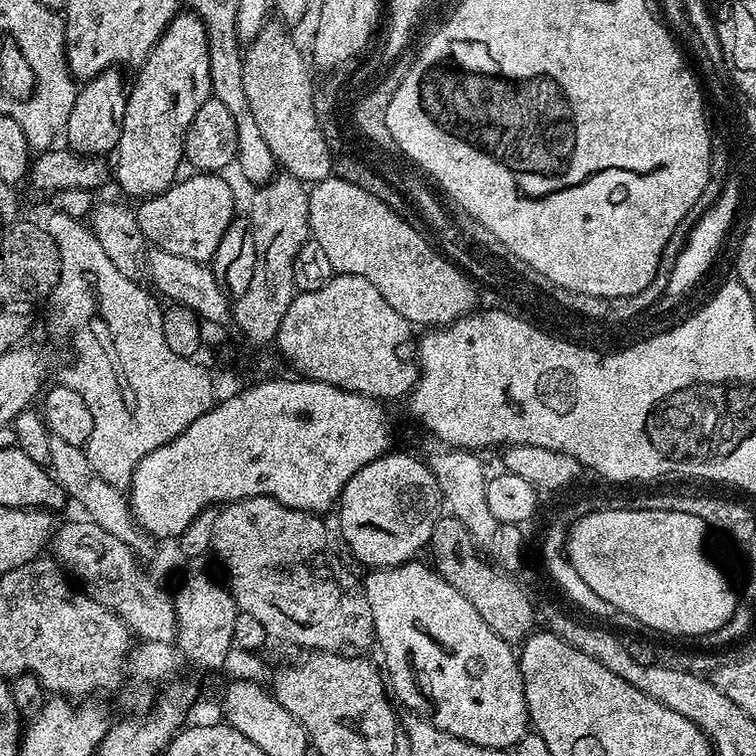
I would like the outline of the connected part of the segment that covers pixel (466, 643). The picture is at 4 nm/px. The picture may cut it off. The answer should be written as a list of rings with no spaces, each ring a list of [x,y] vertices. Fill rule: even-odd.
[[[420,562],[396,564],[393,568],[374,568],[367,573],[369,576],[363,577],[362,580],[366,602],[370,602],[370,614],[374,618],[375,643],[378,648],[380,644],[380,652],[384,655],[382,668],[386,673],[391,695],[397,701],[400,699],[406,707],[412,708],[408,710],[427,718],[435,728],[450,733],[454,738],[462,738],[466,742],[477,744],[483,748],[510,750],[516,745],[518,738],[522,738],[522,734],[529,731],[530,728],[517,649],[513,645],[506,643],[502,638],[498,638],[498,634],[494,634],[494,630],[490,630],[490,626],[486,626],[486,622],[482,622],[478,610],[474,610],[474,606],[470,606],[470,602],[466,602],[466,598],[462,598],[462,594],[458,594],[458,590],[454,590],[454,586],[450,586],[450,582],[442,579],[435,567],[429,566],[427,563],[425,563],[426,565],[416,563]]]

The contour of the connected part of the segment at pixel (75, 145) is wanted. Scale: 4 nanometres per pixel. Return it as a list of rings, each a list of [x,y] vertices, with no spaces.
[[[109,70],[99,72],[93,80],[87,81],[77,91],[74,98],[74,110],[70,110],[70,118],[66,122],[62,133],[67,147],[82,156],[107,157],[115,153],[118,138],[122,134],[122,118],[126,114],[128,92],[124,80],[119,76],[119,71]]]

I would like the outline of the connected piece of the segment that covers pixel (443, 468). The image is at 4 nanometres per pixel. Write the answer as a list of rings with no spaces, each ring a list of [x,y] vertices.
[[[436,446],[436,449],[426,456],[426,463],[438,482],[441,497],[446,498],[447,511],[456,516],[462,526],[466,526],[477,545],[488,546],[495,538],[497,522],[486,502],[489,473],[484,472],[484,464],[476,456],[479,455],[475,451],[466,448]]]

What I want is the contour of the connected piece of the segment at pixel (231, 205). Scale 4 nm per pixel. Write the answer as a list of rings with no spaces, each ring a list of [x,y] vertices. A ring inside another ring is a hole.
[[[191,174],[166,189],[160,196],[149,196],[135,205],[138,226],[149,245],[161,248],[166,254],[178,254],[178,258],[190,258],[199,264],[208,264],[222,242],[222,234],[232,225],[236,212],[236,196],[220,174]]]

